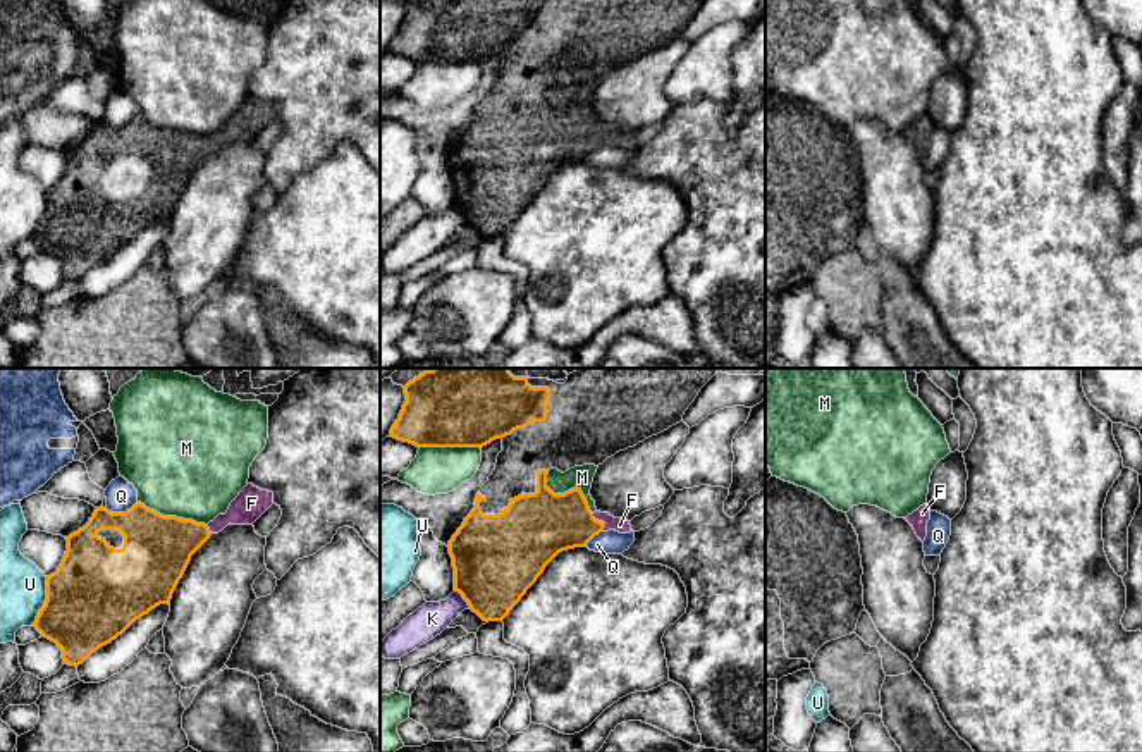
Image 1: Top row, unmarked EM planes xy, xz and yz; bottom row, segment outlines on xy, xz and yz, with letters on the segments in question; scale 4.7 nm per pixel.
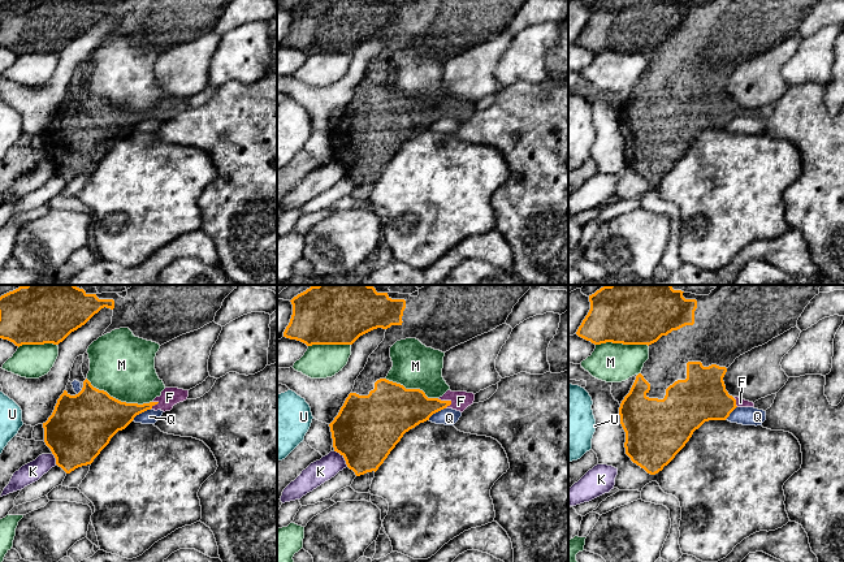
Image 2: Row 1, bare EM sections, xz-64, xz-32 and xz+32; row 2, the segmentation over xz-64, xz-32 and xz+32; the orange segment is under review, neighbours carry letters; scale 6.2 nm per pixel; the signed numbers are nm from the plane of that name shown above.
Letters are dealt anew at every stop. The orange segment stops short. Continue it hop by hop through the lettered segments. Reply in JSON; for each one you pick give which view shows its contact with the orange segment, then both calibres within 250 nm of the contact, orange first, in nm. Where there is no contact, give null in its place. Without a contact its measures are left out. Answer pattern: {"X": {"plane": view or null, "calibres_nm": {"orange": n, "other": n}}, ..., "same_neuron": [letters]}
{"F": {"plane": "xz", "calibres_nm": {"orange": 300, "other": 70}}, "same_neuron": ["F"]}

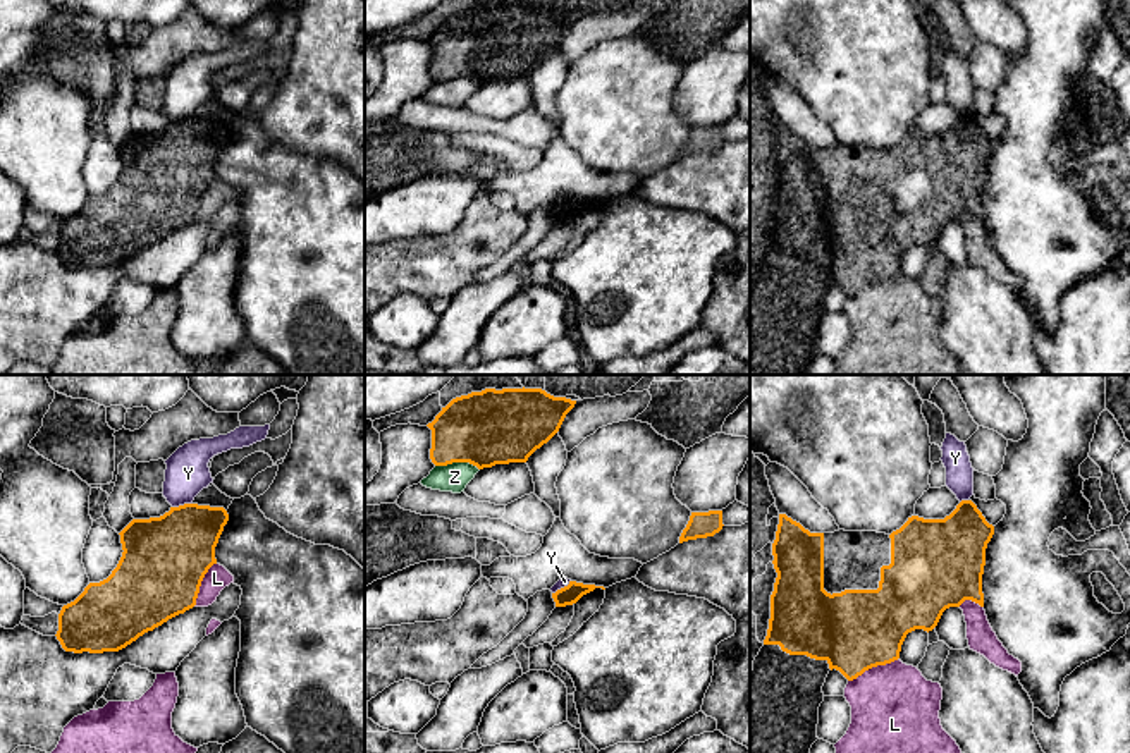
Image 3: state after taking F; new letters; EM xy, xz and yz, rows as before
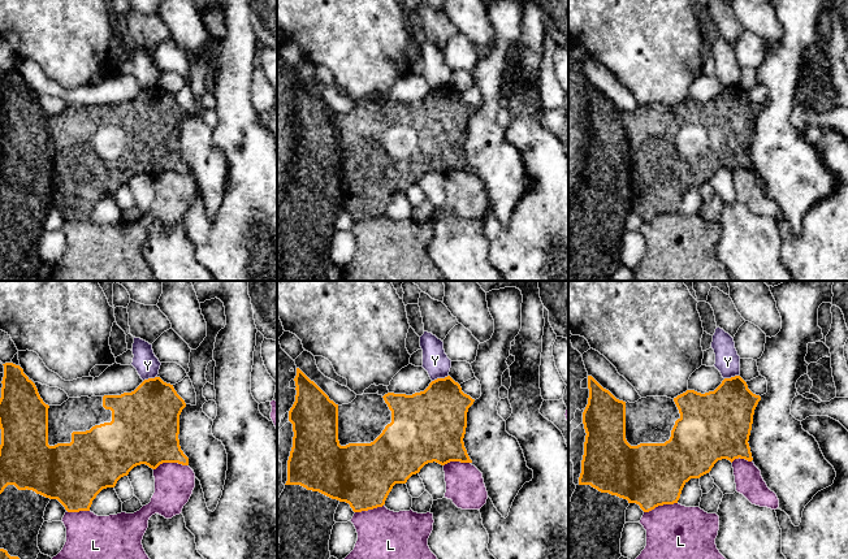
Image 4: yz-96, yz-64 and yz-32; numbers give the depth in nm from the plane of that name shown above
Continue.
{"same_neuron": []}

